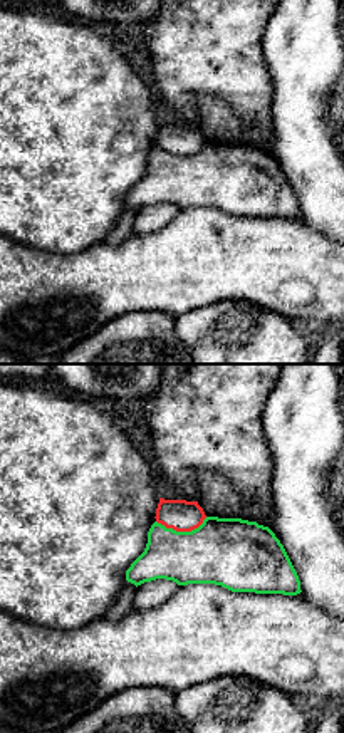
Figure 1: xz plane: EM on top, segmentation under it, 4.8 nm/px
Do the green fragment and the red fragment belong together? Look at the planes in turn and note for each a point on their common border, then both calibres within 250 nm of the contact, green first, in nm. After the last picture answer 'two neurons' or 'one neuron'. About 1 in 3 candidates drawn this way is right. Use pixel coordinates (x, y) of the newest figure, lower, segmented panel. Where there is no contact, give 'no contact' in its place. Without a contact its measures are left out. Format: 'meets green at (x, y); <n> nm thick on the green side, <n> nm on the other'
meets green at (182, 532); 320 nm thick on the green side, 150 nm on the other

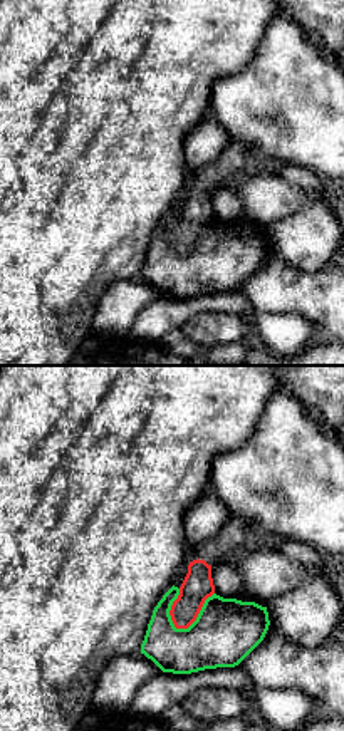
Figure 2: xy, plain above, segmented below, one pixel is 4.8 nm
meets green at (197, 617); 300 nm thick on the green side, 150 nm on the other

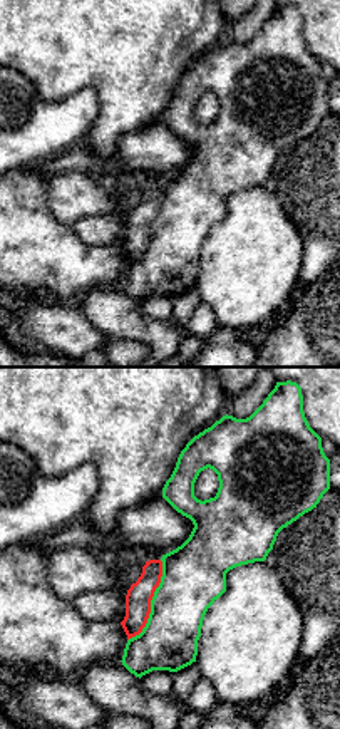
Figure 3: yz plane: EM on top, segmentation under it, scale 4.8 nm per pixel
meets green at (151, 602); 300 nm thick on the green side, 130 nm on the other

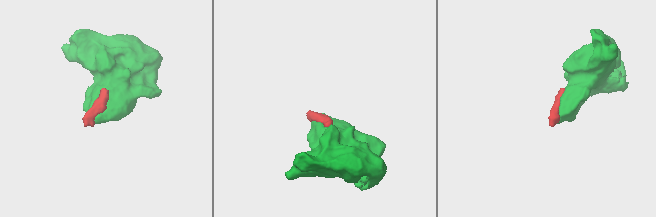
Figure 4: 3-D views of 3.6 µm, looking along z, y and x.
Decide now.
two neurons

